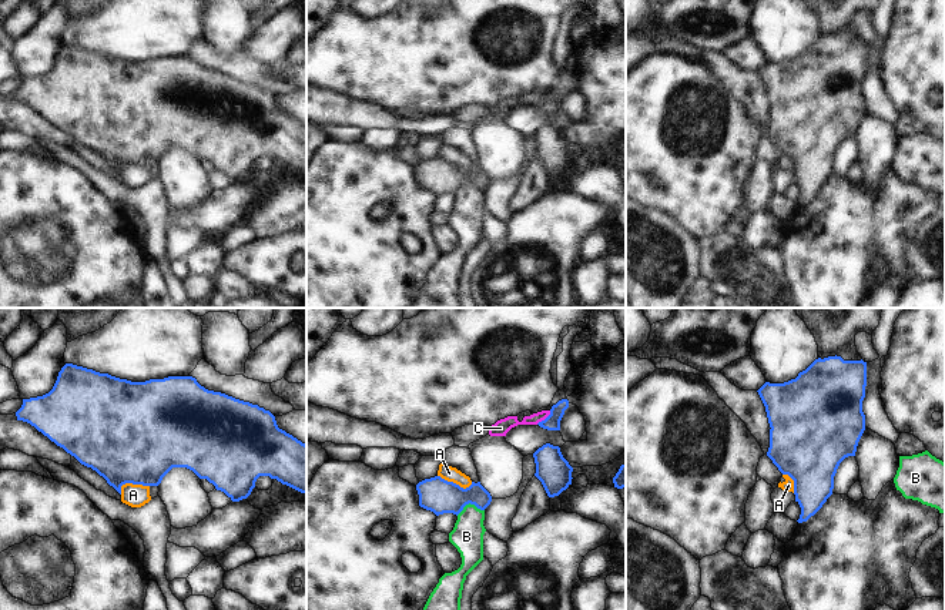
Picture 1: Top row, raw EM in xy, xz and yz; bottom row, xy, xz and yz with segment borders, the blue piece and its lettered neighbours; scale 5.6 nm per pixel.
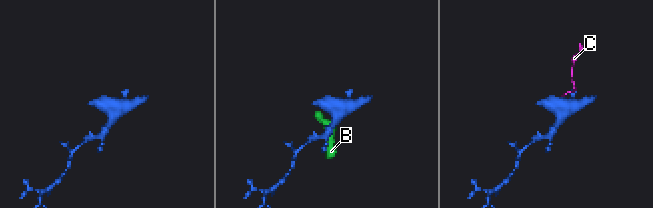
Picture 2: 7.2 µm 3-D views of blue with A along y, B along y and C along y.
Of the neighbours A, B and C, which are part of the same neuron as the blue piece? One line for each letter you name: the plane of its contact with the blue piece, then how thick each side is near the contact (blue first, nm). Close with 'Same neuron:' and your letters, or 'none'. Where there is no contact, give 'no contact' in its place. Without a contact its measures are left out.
Same neuron: none

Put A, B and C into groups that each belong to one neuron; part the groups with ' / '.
A B / C

